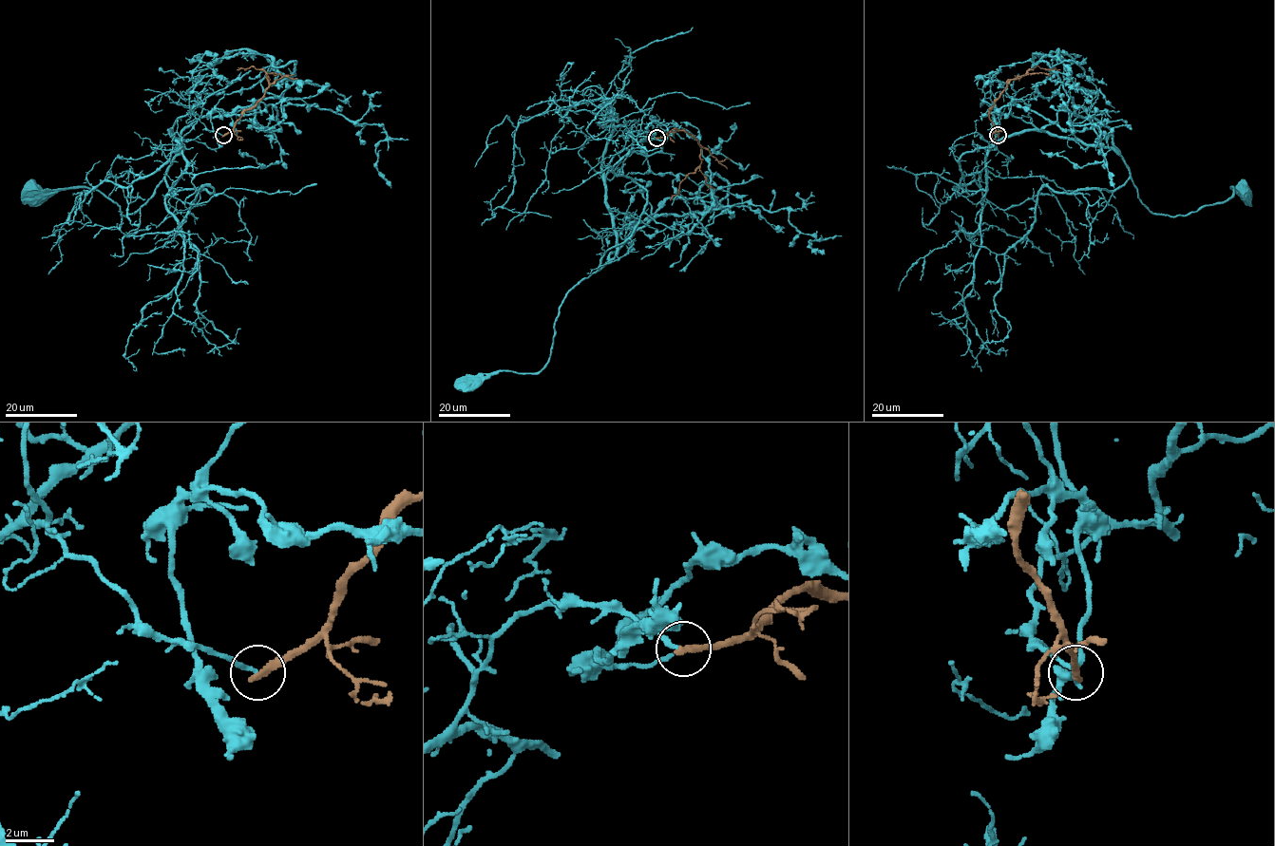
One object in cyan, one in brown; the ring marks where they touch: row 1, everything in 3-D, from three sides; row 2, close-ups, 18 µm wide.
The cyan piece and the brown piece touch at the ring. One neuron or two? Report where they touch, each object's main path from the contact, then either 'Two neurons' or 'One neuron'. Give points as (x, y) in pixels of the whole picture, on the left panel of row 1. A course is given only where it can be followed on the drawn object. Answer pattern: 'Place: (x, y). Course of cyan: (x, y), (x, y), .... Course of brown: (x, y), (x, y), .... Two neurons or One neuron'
Place: (223, 135). Course of cyan: (223, 136), (192, 114), (180, 118), (172, 135), (182, 150), (126, 216), (86, 188), (32, 191). Course of brown: (223, 136), (246, 110), (251, 108), (268, 86), (268, 76), (263, 70), (251, 66), (237, 69). Two neurons

